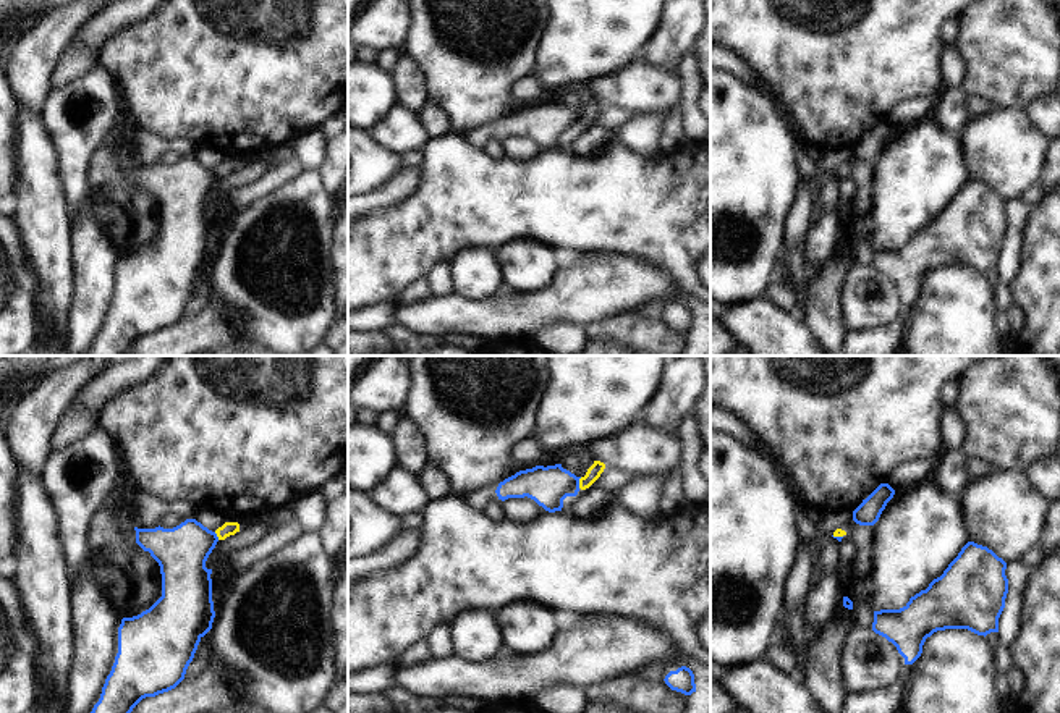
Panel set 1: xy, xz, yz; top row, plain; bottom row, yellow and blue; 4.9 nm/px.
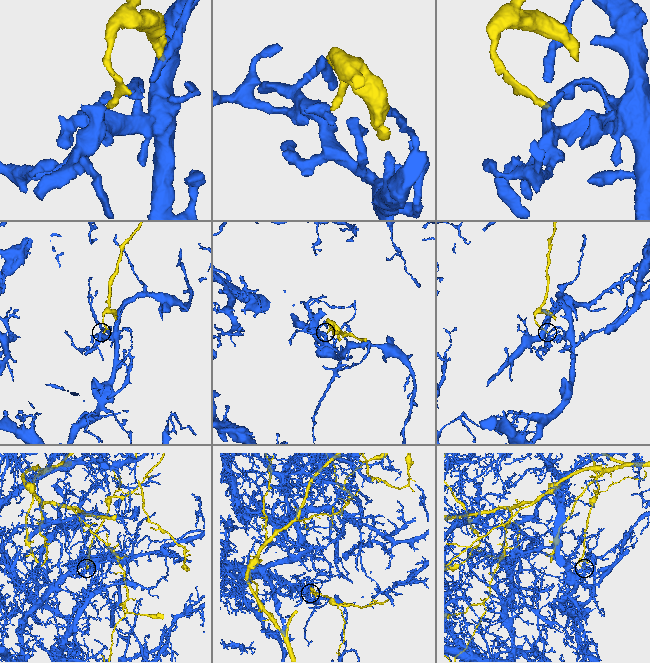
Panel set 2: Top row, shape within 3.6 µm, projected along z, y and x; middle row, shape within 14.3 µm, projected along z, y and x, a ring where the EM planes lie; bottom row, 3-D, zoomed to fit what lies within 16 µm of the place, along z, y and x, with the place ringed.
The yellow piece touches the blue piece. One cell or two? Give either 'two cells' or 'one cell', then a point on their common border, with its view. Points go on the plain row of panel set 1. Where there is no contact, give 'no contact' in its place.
two cells | xz (580, 120)

